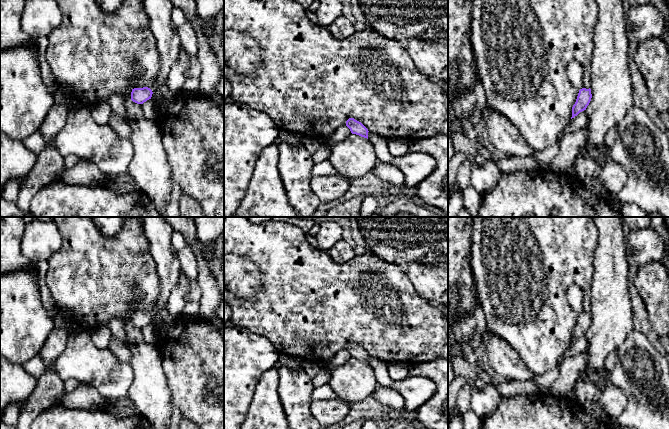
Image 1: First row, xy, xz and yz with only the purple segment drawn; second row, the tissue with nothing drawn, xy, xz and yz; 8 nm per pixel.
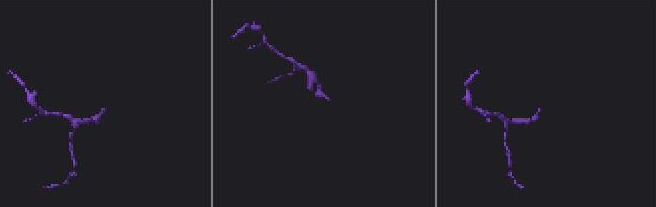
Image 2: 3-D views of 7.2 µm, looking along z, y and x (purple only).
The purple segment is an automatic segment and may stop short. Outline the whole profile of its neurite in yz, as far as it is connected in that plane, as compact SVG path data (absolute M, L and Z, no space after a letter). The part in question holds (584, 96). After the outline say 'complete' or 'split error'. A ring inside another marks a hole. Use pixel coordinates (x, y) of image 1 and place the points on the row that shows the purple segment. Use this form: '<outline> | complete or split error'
M582 88L579 90L575 104L572 107L572 118L577 116L580 112L586 110L592 98L591 89Z | complete

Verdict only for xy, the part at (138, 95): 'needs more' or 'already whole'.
needs more

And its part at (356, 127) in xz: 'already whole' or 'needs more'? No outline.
needs more

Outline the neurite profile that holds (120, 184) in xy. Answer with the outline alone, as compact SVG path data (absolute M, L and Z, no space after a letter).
M128 174L107 176L105 185L114 190L116 193L127 193L132 190L129 180L130 177Z

